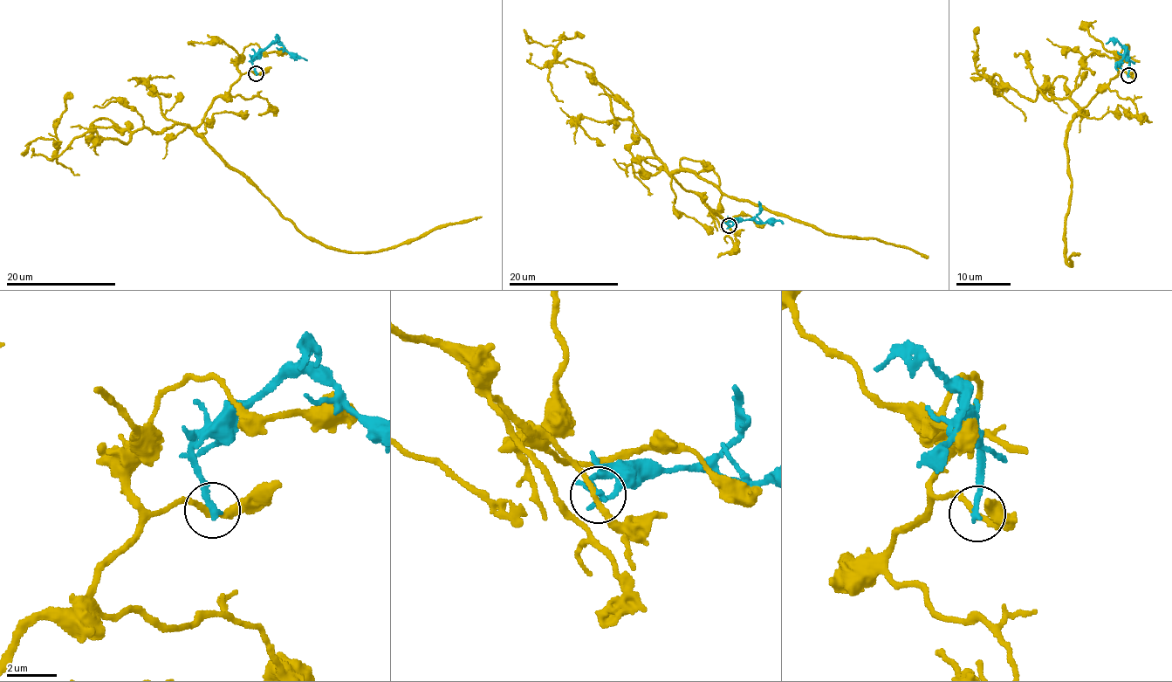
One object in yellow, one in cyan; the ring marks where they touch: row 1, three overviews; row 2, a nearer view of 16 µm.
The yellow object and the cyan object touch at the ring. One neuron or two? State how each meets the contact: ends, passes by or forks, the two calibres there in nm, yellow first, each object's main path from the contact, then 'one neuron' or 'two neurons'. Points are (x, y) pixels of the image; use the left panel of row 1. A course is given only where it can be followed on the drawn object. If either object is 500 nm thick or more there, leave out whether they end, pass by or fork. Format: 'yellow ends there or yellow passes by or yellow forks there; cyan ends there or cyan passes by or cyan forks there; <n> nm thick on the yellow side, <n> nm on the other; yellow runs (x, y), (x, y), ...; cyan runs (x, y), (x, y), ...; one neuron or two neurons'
yellow passes by; cyan ends there; 220 nm thick on the yellow side, 280 nm on the other; yellow runs (256, 73), (245, 72), (217, 96), (196, 132), (304, 234), (341, 250), (378, 252), (481, 216); cyan runs (256, 73), (251, 58), (273, 43), (281, 44), (306, 60); two neurons

